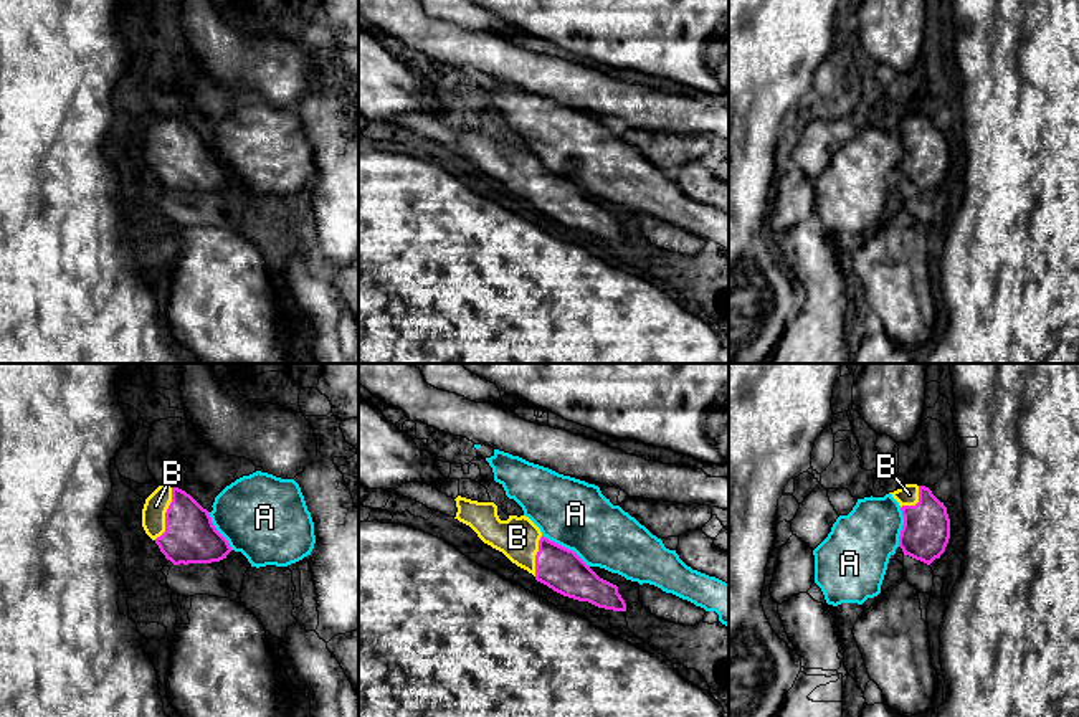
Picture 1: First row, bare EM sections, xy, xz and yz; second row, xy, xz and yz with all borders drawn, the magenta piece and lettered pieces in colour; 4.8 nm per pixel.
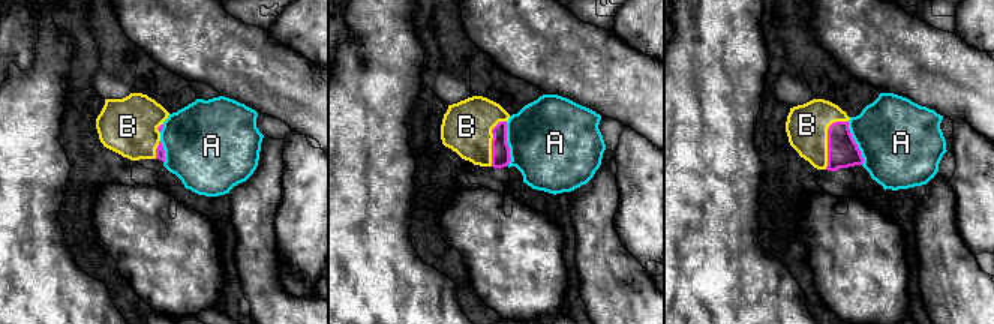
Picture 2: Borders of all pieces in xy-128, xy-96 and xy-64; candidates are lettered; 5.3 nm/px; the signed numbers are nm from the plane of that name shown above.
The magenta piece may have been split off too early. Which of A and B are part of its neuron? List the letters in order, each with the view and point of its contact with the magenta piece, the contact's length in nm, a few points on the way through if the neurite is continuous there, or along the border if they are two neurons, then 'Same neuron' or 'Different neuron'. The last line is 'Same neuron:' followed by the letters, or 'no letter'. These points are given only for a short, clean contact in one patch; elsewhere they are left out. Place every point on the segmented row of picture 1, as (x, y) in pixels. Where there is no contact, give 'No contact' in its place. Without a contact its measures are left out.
A: Touches magenta at xz (567, 549). Shared border 280 nm. Boundary: xz (542, 534), (572, 549), (590, 565). Different neuron
B: Touches magenta at xy (166, 514). Shared border 280 nm. Path across: xy (190, 537), (166, 514), (156, 506). Same neuron
Same neuron: B

